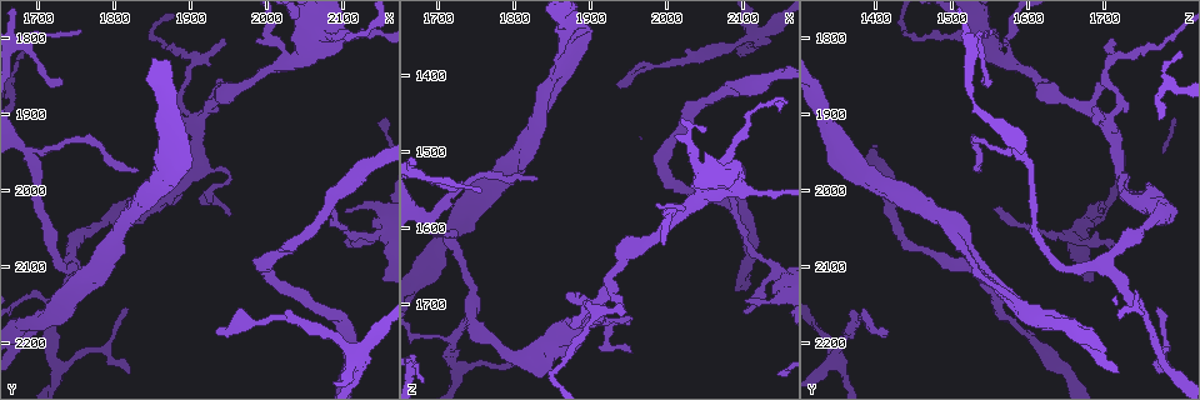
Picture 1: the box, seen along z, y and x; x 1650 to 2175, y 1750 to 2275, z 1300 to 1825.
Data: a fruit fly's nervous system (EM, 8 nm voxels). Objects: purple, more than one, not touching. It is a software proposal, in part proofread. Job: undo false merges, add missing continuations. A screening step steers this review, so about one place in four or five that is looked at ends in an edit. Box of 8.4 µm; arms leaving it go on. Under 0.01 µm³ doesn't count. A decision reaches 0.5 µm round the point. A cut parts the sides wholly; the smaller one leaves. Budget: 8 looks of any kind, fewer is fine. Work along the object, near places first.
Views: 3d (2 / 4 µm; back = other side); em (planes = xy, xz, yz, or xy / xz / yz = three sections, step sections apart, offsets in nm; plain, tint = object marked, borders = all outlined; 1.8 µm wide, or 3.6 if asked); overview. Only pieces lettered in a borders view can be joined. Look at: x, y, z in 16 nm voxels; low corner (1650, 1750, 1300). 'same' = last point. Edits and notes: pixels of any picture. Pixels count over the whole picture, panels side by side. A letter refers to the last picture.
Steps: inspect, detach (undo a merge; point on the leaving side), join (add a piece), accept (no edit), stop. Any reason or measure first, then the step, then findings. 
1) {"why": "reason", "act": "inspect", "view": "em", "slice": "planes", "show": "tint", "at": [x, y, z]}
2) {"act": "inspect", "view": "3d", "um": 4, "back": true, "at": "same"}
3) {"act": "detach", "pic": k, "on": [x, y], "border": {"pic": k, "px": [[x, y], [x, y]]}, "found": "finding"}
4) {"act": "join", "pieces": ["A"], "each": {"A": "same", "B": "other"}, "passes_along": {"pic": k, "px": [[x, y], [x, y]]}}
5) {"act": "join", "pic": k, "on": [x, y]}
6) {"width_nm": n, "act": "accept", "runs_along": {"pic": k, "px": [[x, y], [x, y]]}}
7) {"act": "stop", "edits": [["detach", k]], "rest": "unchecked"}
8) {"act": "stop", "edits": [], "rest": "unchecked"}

{"why": "branch point", "act": "inspect", "view": "3d", "um": 2, "at": [1910, 1905, 1695]}

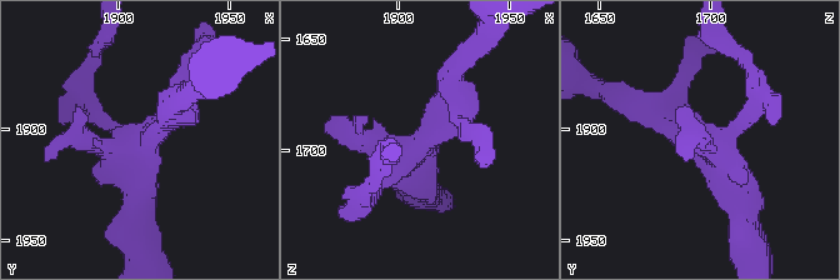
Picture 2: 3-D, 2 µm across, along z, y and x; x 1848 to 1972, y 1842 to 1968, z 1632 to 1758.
{"why": "now the EM", "act": "inspect", "view": "em", "slice": "planes", "show": "borders", "at": [1912, 1908, 1694]}

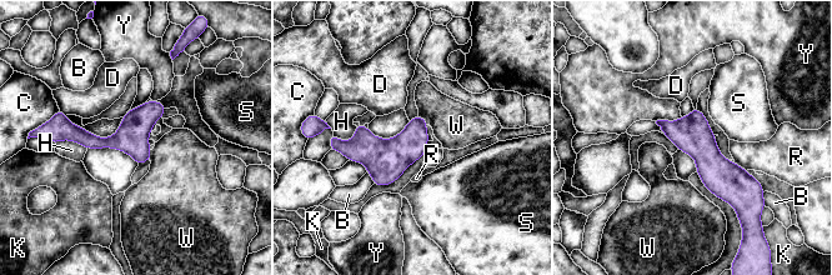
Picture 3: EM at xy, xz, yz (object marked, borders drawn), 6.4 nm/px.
{"act": "accept", "each": {"B": "other", "C": "other", "D": "other", "H": "other", "K": "other", "R": "other", "S": "other", "W": "other", "Y": "other"}, "runs_along": {"pic": 3, "px": [[661, 123], [750, 188]]}, "found": "one neuron here"}

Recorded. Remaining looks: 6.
{"why": "tapers out", "act": "inspect", "view": "3d", "um": 2, "back": true, "at": [1855, 1940, 1370]}

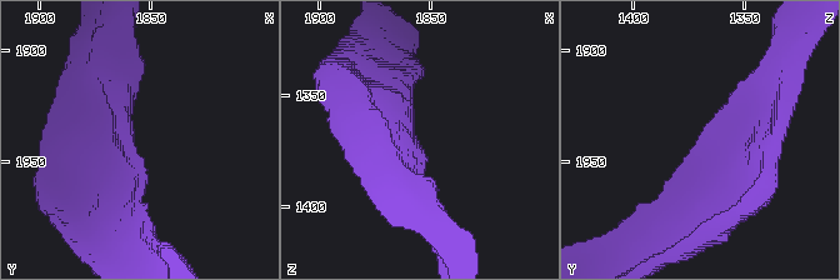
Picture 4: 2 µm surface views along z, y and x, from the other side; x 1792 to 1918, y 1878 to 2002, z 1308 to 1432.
{"act": "inspect", "view": "em", "slice": "yz", "step": 8, "show": "borders", "at": [1858, 1940, 1370]}

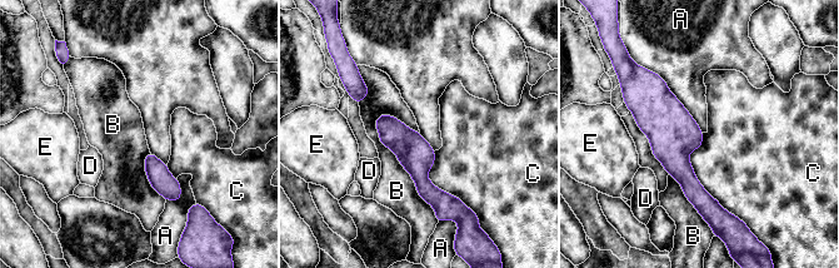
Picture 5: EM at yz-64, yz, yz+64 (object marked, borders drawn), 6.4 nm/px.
{"why": "another direction", "act": "inspect", "view": "em", "slice": "planes", "show": "borders", "at": "same"}

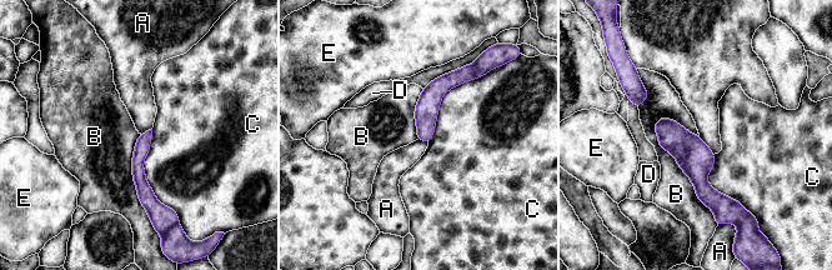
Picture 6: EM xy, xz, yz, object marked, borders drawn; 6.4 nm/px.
{"width_nm": 100, "act": "accept", "each": {"A": "other", "B": "other", "C": "other", "D": "other", "E": "other"}, "found": "no lettered piece goes on from it"}

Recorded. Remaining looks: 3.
{"why": "three-way junction", "act": "inspect", "view": "em", "um": 3.6, "slice": "yz", "step": 8, "show": "tint", "at": [2145, 2065, 1665]}

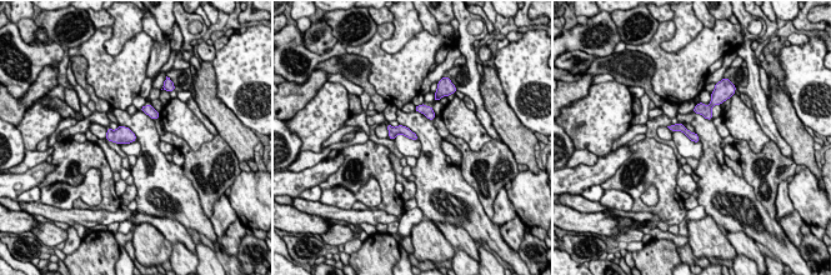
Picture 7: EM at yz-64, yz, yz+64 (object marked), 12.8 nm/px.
{"why": "cut it another way", "act": "inspect", "view": "em", "um": 3.6, "slice": "planes", "show": "borders", "at": "same"}

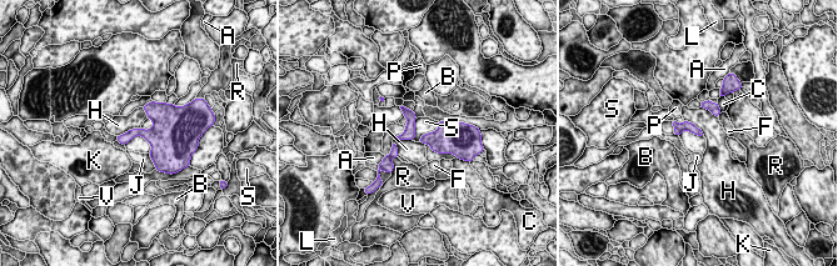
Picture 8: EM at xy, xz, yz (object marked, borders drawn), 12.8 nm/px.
{"width_nm": 120, "longest_contact_nm": ["S", 360], "act": "accept", "each": {"A": "other", "B": "other", "C": "other", "F": "other", "H": "other", "J": "other", "K": "other", "L": "other", "P": "other", "R": "other", "S": "other", "V": "other"}, "found": "one neuron here"}

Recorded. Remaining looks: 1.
{"act": "stop", "edits": [], "rest": "unchecked"}

